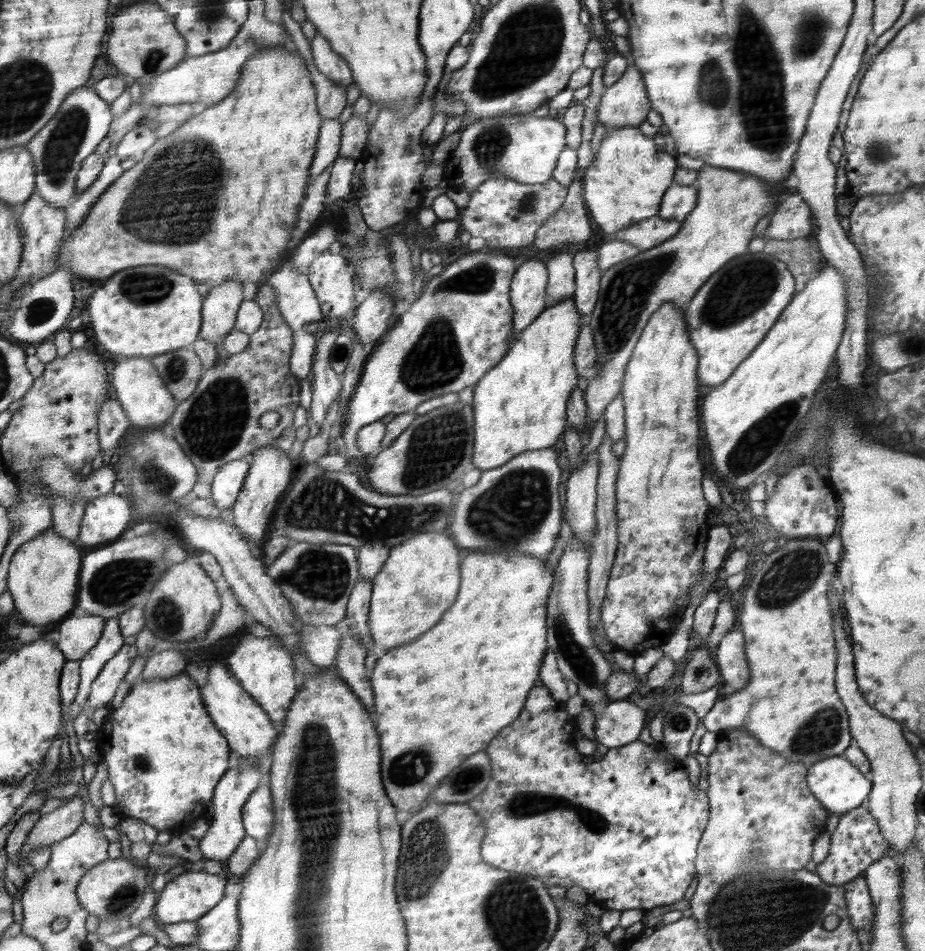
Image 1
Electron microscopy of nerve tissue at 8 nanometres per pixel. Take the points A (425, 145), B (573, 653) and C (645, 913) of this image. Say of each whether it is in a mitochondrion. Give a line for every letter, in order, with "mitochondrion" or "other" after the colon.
A: other
B: mitochondrion
C: other

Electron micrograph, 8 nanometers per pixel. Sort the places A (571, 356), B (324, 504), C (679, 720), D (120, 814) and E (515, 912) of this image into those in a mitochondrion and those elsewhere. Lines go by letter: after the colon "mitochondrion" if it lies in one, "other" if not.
A: other
B: mitochondrion
C: mitochondrion
D: other
E: mitochondrion

